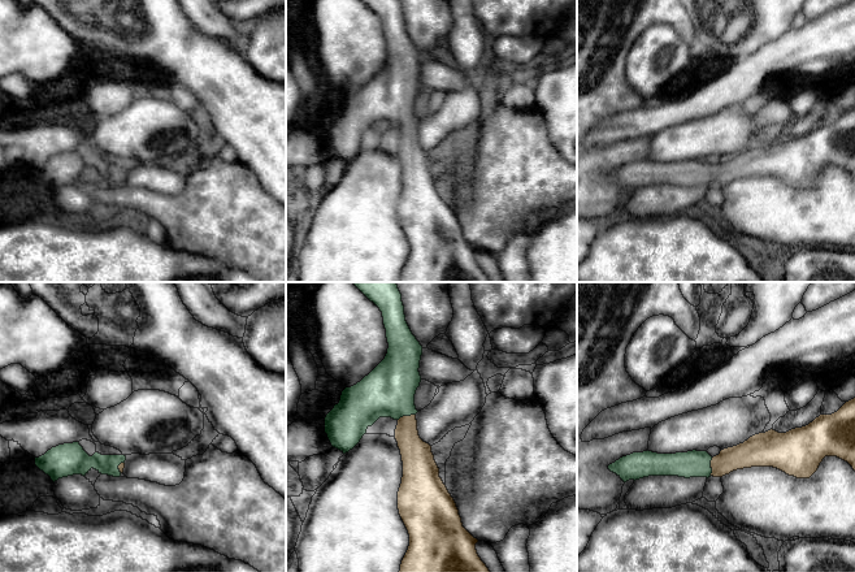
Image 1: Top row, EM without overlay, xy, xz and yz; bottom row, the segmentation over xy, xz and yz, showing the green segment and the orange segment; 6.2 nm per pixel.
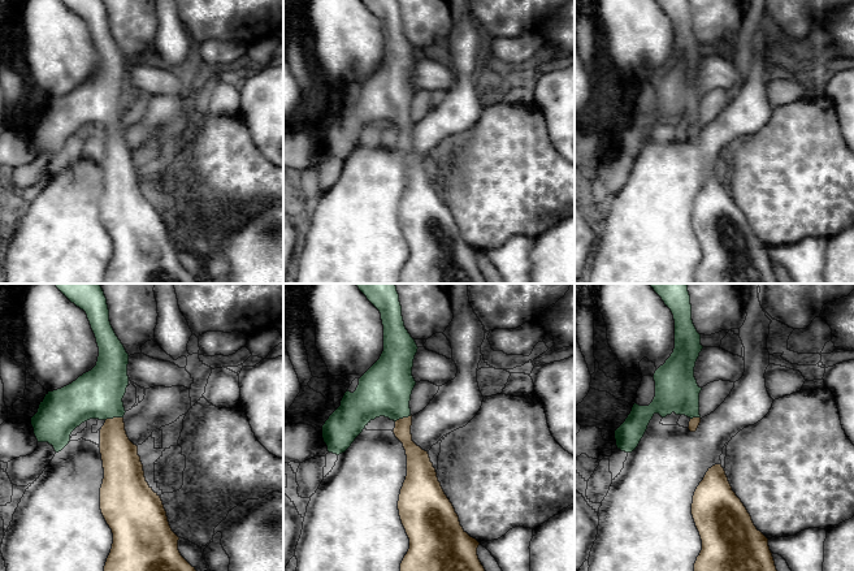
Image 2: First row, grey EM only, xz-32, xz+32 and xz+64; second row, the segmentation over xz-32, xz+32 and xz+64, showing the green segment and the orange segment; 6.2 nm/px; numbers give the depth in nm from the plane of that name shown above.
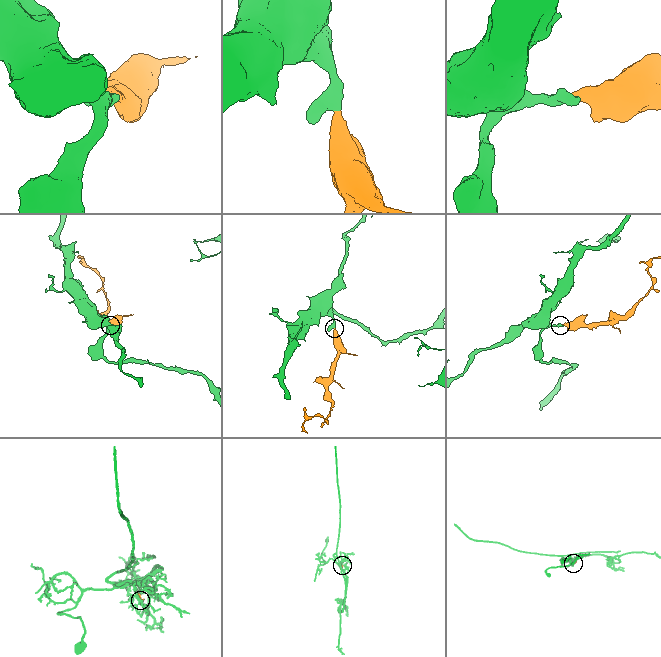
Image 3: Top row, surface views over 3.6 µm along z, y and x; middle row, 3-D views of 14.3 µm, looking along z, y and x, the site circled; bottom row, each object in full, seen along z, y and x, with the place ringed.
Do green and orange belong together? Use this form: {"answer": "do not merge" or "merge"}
{"answer": "merge"}

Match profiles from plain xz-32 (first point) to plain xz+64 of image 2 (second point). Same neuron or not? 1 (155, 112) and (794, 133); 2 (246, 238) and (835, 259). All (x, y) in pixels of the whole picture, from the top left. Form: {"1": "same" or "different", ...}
{"1": "different", "2": "same"}

